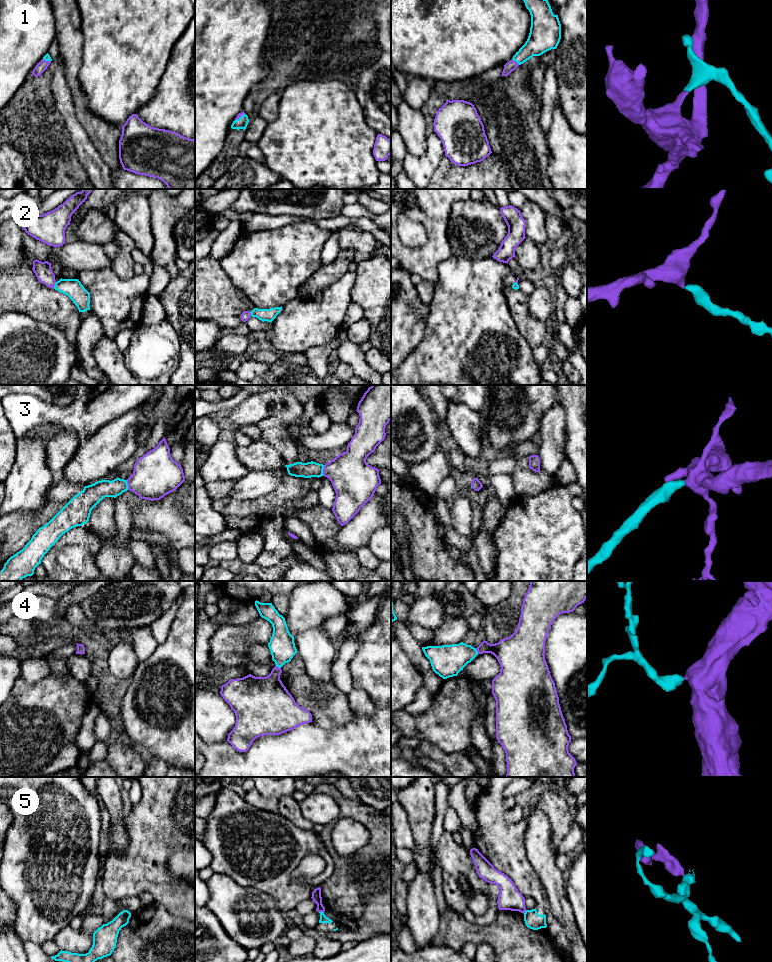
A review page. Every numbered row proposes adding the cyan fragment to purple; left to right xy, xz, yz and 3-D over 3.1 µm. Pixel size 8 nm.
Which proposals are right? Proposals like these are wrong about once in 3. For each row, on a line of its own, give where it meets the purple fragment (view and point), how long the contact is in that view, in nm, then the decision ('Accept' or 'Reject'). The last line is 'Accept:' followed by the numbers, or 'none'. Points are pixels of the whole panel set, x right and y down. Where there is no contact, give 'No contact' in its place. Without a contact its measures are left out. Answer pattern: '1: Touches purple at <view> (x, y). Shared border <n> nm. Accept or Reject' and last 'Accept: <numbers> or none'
1: Touches purple at yz (515, 61). Shared border 80 nm. Accept
2: Touches purple at xy (54, 285). Shared border 50 nm. Accept
3: Touches purple at xz (323, 470). Shared border 90 nm. Accept
4: Touches purple at yz (477, 651). Shared border 50 nm. Accept
5: Touches purple at xz (321, 911). Shared border 40 nm. Reject
Accept: 1, 2, 3, 4

